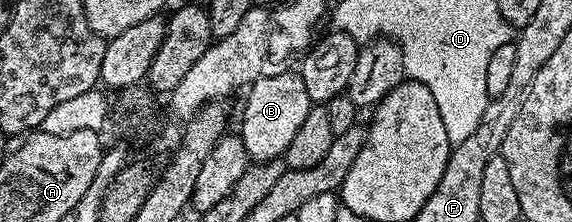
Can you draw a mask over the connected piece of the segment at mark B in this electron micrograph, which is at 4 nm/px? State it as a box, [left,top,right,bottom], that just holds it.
[237,70,313,162]

